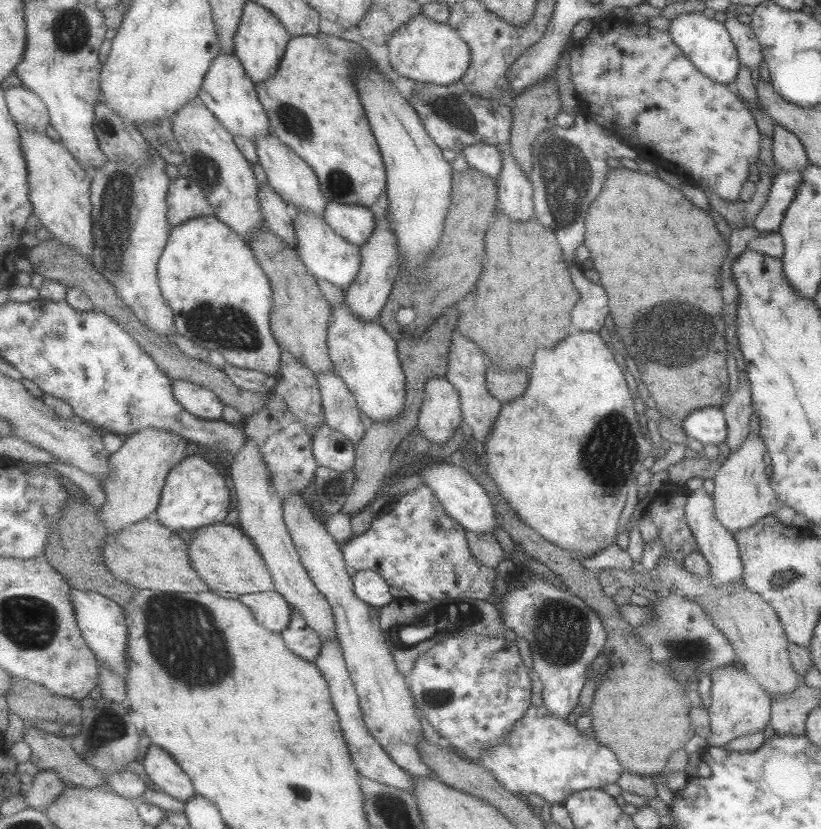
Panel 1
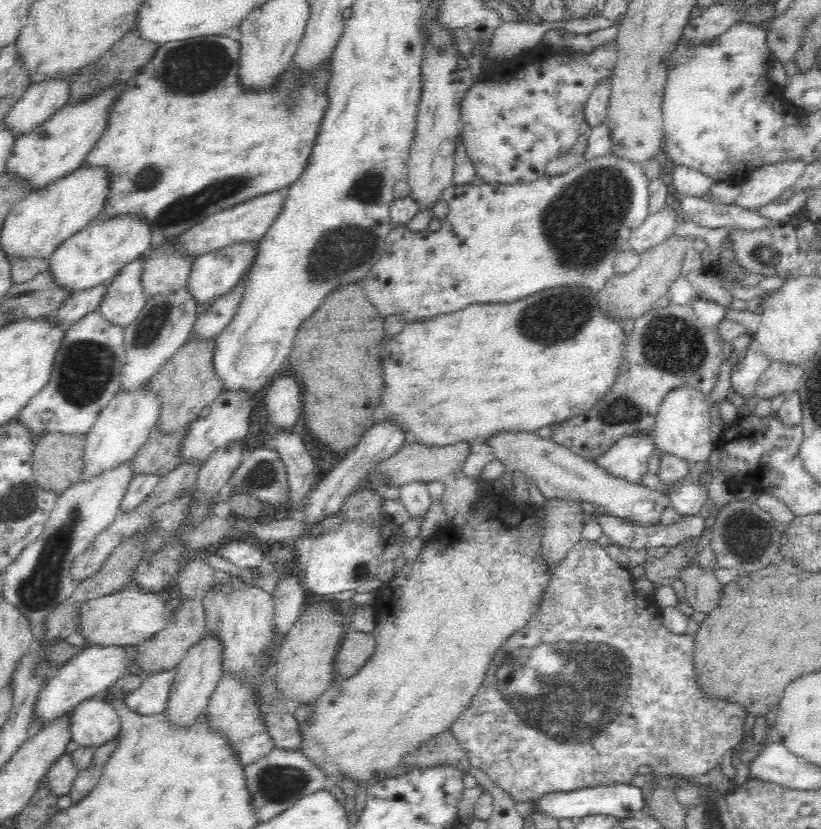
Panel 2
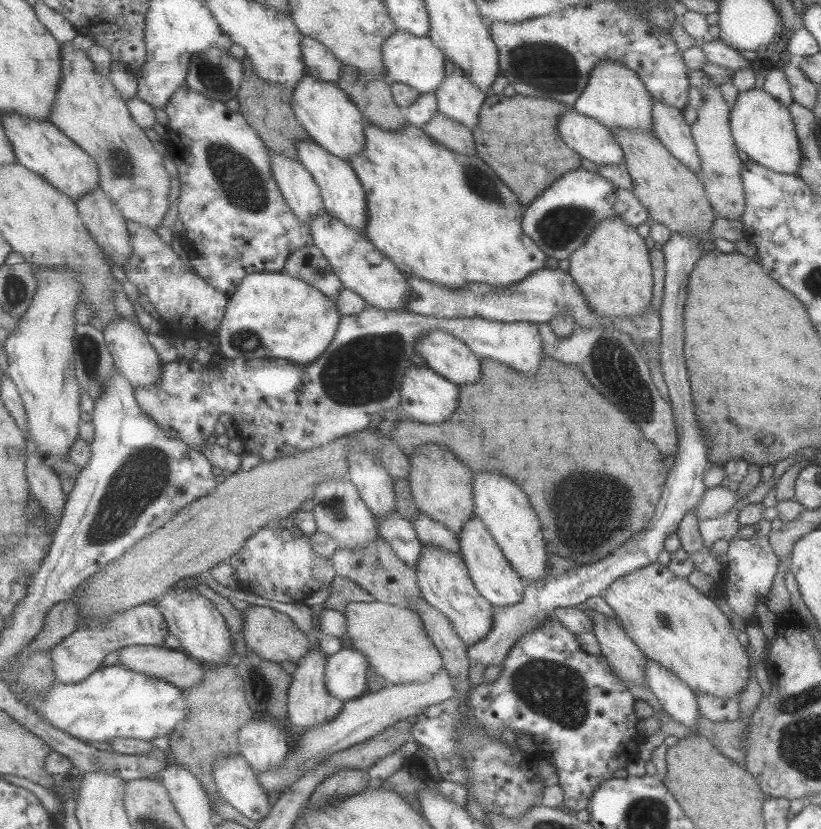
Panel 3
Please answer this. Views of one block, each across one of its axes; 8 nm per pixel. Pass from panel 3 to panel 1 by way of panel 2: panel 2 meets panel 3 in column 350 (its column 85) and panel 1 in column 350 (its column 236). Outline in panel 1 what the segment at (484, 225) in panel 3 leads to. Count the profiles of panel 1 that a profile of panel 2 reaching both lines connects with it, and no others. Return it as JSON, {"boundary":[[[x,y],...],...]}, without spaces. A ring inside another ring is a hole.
{"boundary":[[[320,32],[294,36],[278,72],[269,81],[257,83],[256,86],[261,103],[270,115],[272,132],[314,168],[328,200],[370,207],[377,204],[383,192],[387,192],[388,171],[378,139],[374,136],[373,127],[355,88],[355,74],[362,71],[359,68],[367,65],[377,66],[377,61],[369,58],[367,49],[357,42],[340,38],[338,34]]]}

